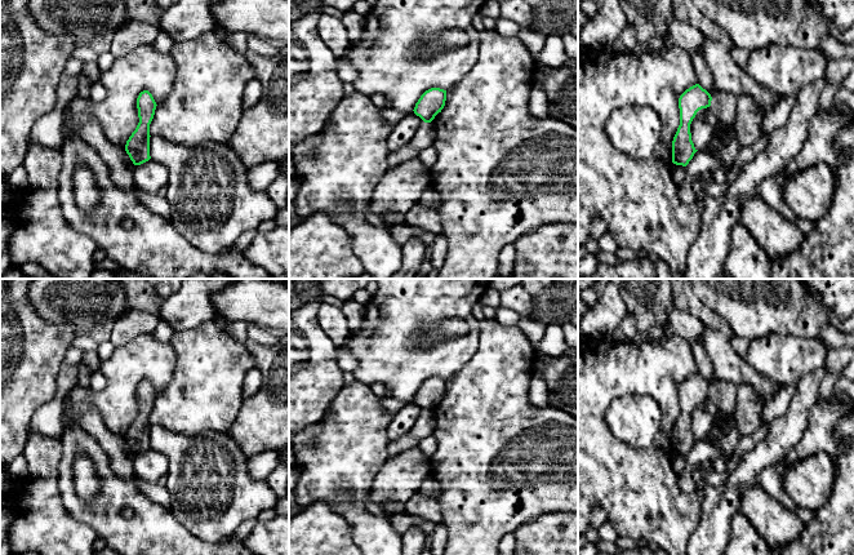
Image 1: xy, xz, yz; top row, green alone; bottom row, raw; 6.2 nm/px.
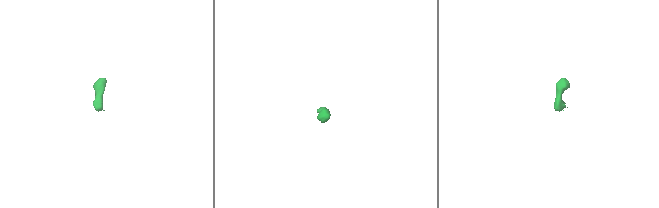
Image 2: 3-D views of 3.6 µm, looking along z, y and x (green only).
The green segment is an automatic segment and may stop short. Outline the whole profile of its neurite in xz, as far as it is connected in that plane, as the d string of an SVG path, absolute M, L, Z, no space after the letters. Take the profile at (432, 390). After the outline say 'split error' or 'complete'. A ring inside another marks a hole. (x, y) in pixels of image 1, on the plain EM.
M431 377L421 385L413 400L424 412L431 412L444 398L445 390L446 379L440 377Z; complete

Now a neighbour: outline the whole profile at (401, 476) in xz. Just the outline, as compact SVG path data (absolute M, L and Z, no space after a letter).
M419 447L406 449L393 457L390 457L382 466L372 485L372 498L381 503L400 503L405 512L405 503L422 489L424 479L431 474L431 459L427 458Z

